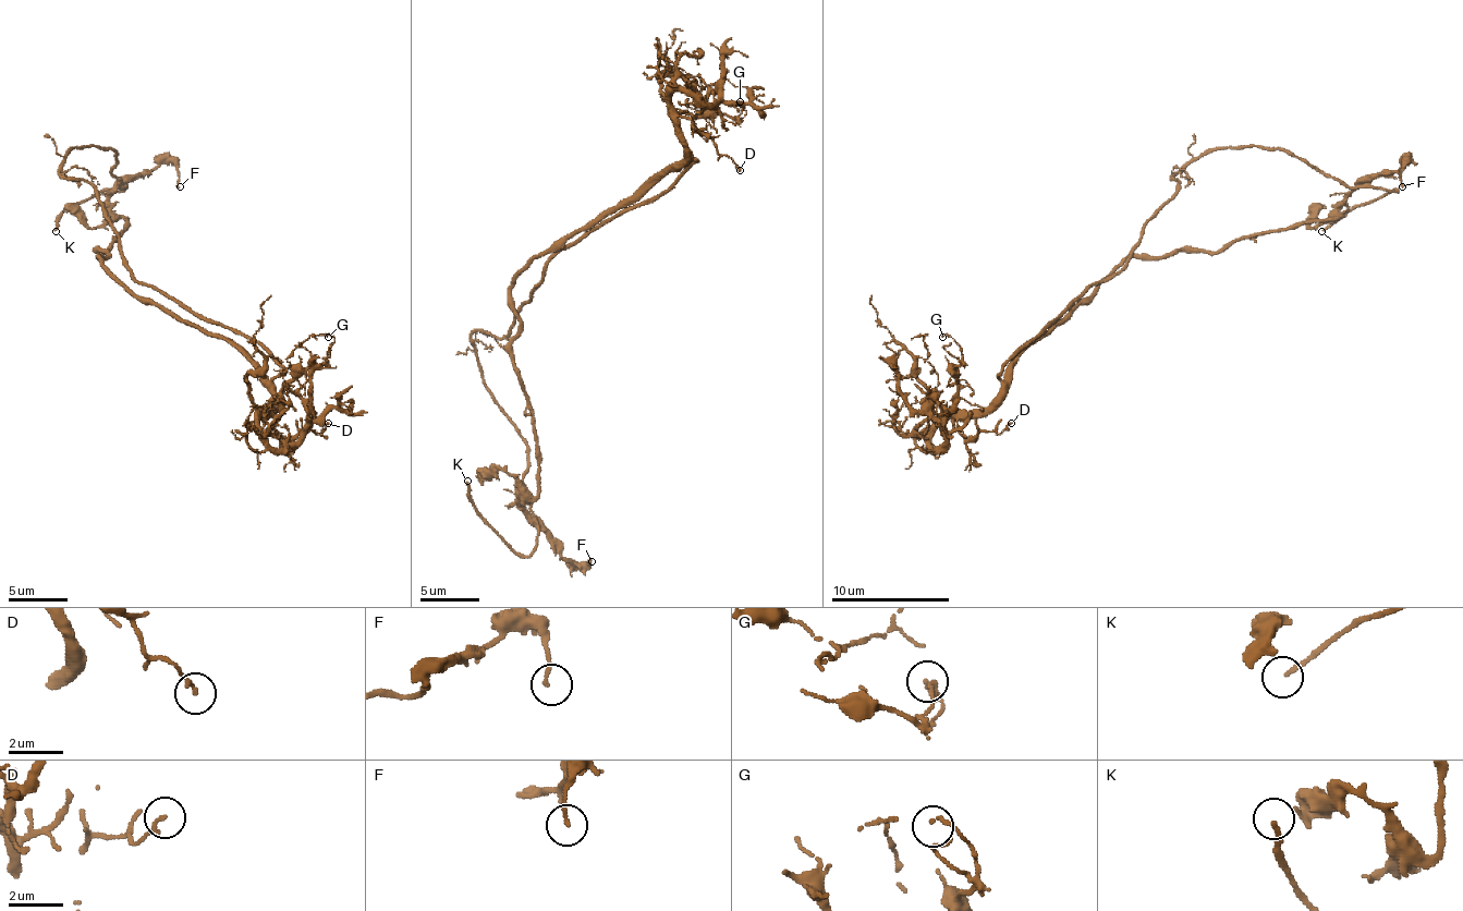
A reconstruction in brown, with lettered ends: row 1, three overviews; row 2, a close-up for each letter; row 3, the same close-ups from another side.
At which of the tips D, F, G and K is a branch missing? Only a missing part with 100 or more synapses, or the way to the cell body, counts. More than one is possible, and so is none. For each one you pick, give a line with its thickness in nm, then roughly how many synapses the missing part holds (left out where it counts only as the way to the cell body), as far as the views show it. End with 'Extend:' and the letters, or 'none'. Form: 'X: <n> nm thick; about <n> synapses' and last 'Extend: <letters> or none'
K: 160 nm thick
Extend: K

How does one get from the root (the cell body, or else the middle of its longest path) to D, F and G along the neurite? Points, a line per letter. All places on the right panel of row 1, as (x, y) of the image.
D: (1097, 287), (1016, 355), (1008, 385), (984, 409), (970, 411), (958, 429), (975, 438), (1011, 423)
F: (1097, 287), (1130, 257), (1221, 252), (1256, 233), (1328, 221), (1354, 190), (1404, 162), (1402, 186)
G: (1097, 287), (1016, 355), (1008, 385), (975, 411), (954, 405), (961, 349), (952, 337), (942, 337)

